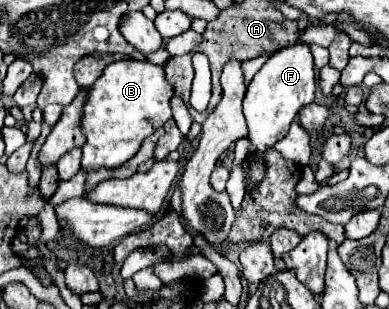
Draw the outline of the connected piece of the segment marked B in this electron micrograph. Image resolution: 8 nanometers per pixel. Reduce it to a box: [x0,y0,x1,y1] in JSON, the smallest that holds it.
[83,61,173,171]

